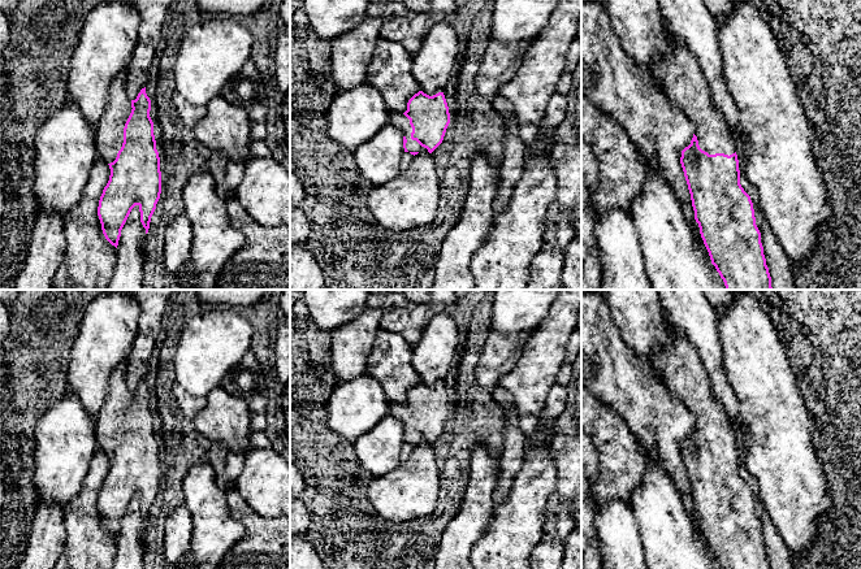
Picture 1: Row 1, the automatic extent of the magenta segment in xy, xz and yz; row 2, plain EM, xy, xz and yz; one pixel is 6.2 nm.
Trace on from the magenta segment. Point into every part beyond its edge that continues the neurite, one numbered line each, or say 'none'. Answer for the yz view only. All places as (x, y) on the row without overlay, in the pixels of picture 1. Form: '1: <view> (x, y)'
1: yz (680, 365)

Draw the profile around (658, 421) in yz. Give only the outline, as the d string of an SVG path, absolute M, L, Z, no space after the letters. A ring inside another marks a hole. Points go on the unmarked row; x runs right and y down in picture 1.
M581 290L581 383L603 404L620 416L633 435L640 452L645 457L653 452L656 460L674 479L680 491L689 514L695 514L695 501L691 485L680 455L682 442L691 435L695 416L671 392L661 370L654 370L649 364L639 360L631 347L623 340L622 333L615 325L606 296L602 290Z

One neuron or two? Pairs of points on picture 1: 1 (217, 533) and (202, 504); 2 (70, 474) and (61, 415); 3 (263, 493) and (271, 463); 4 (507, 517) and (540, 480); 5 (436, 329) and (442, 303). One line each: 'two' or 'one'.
1: one
2: one
3: one
4: one
5: two

